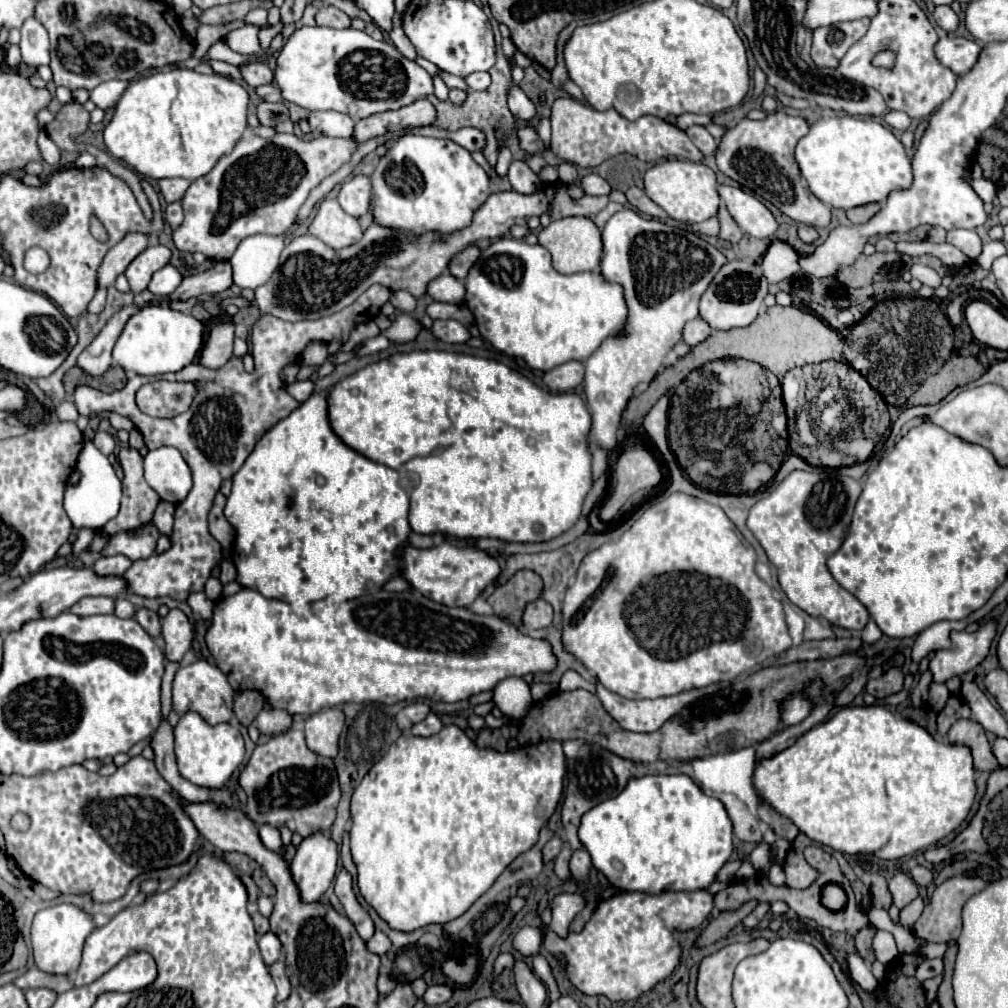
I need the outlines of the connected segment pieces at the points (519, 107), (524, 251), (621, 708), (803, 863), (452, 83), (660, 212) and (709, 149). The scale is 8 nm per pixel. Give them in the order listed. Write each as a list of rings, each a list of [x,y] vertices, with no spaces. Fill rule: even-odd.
[[[513,66],[513,72],[511,72],[511,88],[507,92],[507,106],[511,110],[511,114],[515,118],[521,118],[521,120],[531,120],[535,116],[535,104],[529,100],[529,98],[519,98],[519,82],[523,78],[523,68],[519,66]]]
[[[501,236],[501,238],[499,238],[497,242],[493,242],[489,248],[481,250],[479,260],[471,266],[469,274],[465,276],[463,286],[465,286],[465,300],[463,300],[463,302],[465,302],[465,306],[471,310],[471,314],[475,316],[475,324],[477,324],[481,336],[483,336],[485,340],[489,340],[497,350],[501,350],[501,352],[505,352],[505,354],[509,354],[509,356],[519,356],[519,358],[523,358],[531,368],[537,368],[537,370],[543,370],[543,372],[545,372],[545,370],[551,370],[553,366],[559,366],[561,362],[585,360],[585,358],[589,358],[589,354],[593,354],[593,350],[597,350],[597,346],[599,346],[609,334],[617,334],[617,330],[621,330],[621,322],[625,322],[625,314],[627,314],[627,310],[625,310],[625,298],[623,298],[623,294],[621,294],[621,286],[611,284],[611,282],[605,282],[599,272],[579,272],[579,274],[569,274],[569,276],[559,274],[559,272],[551,266],[551,254],[549,254],[543,246],[539,246],[539,244],[529,246],[527,242],[515,240],[515,238],[511,238],[511,236]]]
[[[597,682],[597,698],[603,708],[625,728],[631,732],[653,732],[663,726],[673,714],[681,712],[687,704],[697,700],[699,696],[711,694],[719,690],[721,684],[707,686],[701,690],[689,690],[675,696],[655,698],[655,700],[627,700],[615,692],[609,692],[601,682]]]
[[[799,832],[799,836],[793,840],[785,860],[783,860],[783,870],[787,874],[787,886],[789,888],[809,888],[811,882],[819,876],[819,872],[815,868],[811,868],[807,864],[807,860],[803,858],[803,848],[811,844],[811,838],[807,838],[803,832]]]
[[[443,72],[443,82],[447,84],[447,88],[457,88],[457,90],[463,90],[463,92],[469,92],[469,86],[463,78],[459,76],[453,76],[449,72]]]
[[[629,188],[627,190],[627,200],[637,208],[637,210],[641,210],[643,214],[647,214],[647,216],[653,216],[653,218],[657,218],[657,220],[667,220],[669,216],[667,216],[667,212],[661,208],[661,206],[657,206],[655,202],[651,202],[651,198],[643,192],[643,190],[639,190],[639,188]]]
[[[691,126],[691,128],[687,128],[687,136],[693,140],[693,144],[695,144],[705,156],[711,156],[711,154],[715,152],[715,148],[717,148],[713,136],[711,136],[711,134],[707,132],[707,128],[703,128],[703,126]]]

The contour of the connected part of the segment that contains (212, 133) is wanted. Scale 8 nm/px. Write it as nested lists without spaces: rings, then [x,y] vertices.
[[[185,68],[155,72],[147,78],[129,84],[129,88],[115,106],[111,122],[103,130],[105,146],[115,158],[127,162],[141,176],[155,180],[161,178],[197,180],[209,174],[209,170],[217,164],[217,160],[223,154],[229,154],[243,136],[243,132],[247,130],[247,104],[249,104],[249,94],[239,82],[231,78],[219,74],[207,76]]]

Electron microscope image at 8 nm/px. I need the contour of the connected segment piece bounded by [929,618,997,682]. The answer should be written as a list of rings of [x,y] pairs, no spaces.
[[[987,618],[979,630],[975,632],[951,632],[951,648],[937,650],[929,662],[929,670],[933,672],[935,682],[945,682],[953,676],[961,676],[973,670],[991,648],[991,642],[997,634],[997,620]]]

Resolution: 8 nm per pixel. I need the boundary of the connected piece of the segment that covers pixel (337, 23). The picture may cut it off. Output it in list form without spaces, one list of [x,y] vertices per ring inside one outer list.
[[[325,6],[315,14],[317,26],[331,26],[331,28],[349,28],[349,16],[335,6]]]

